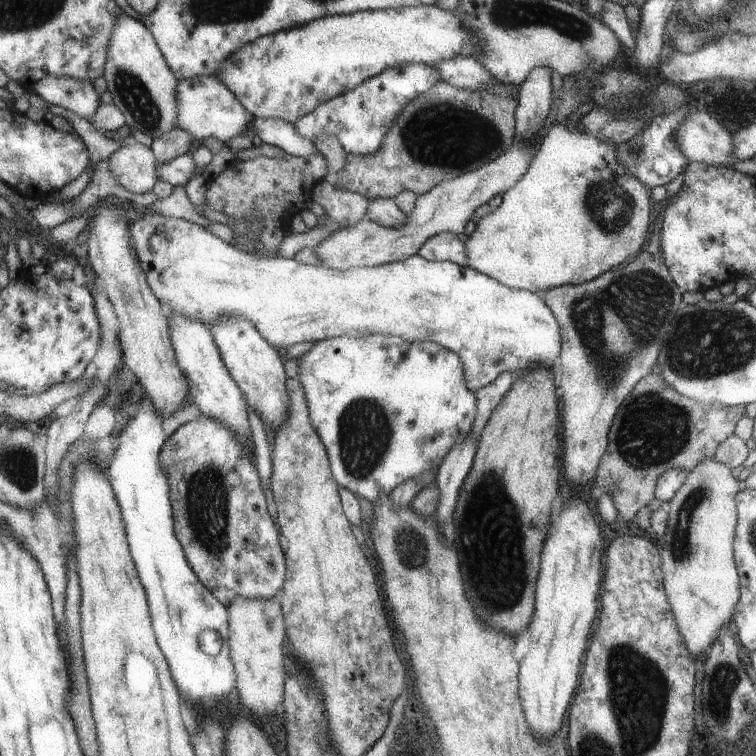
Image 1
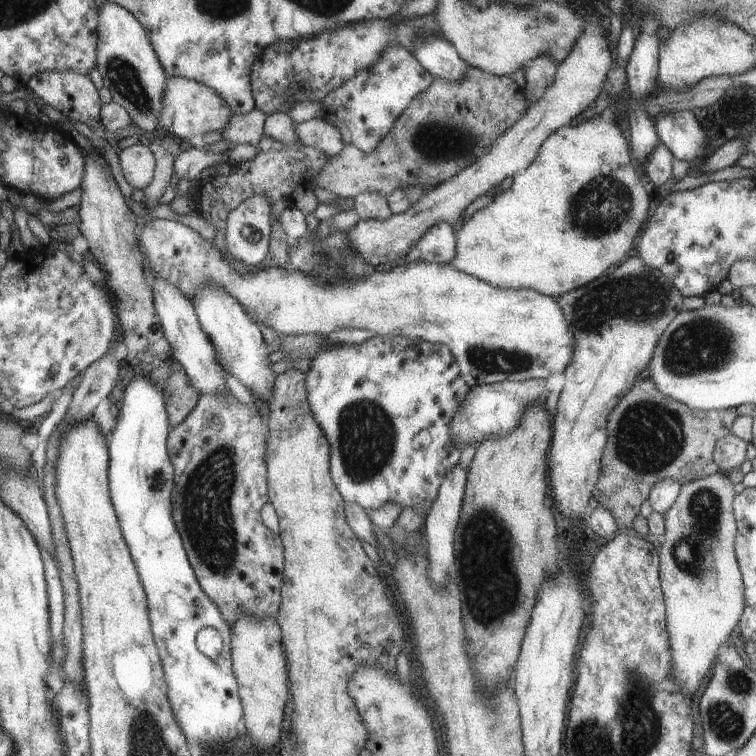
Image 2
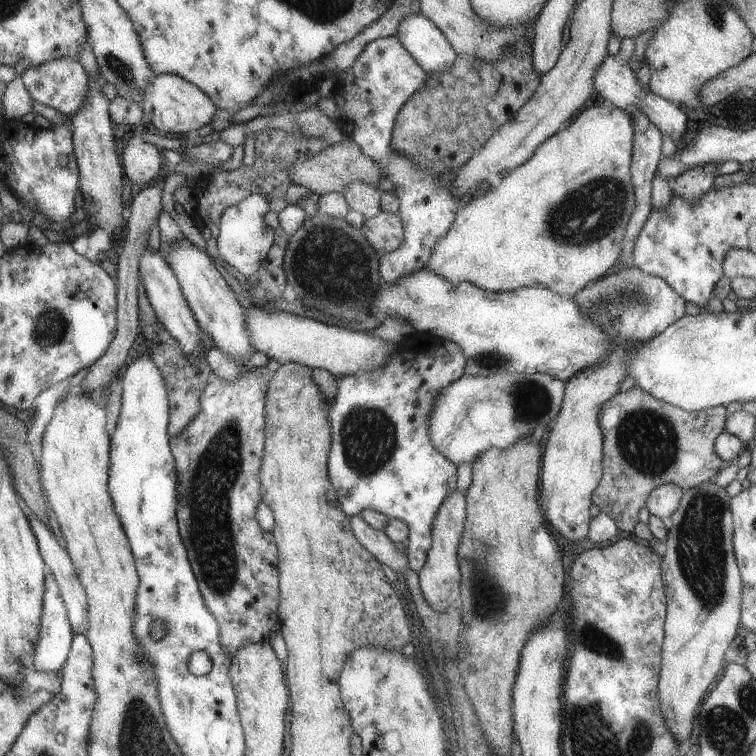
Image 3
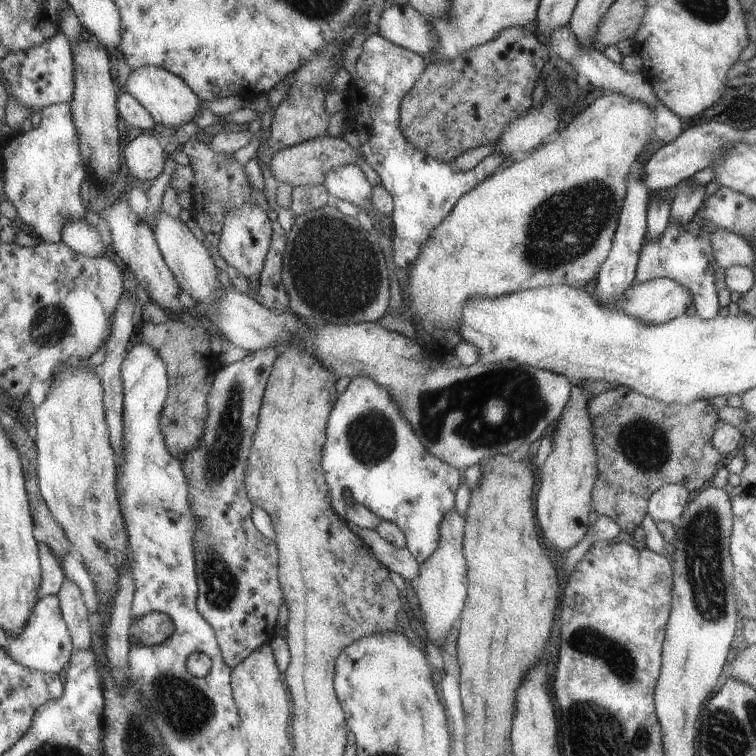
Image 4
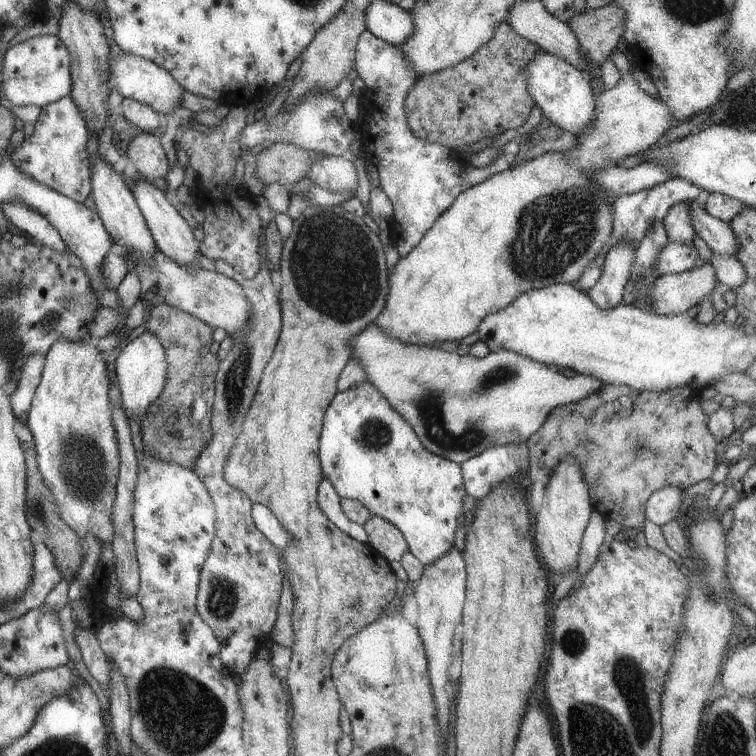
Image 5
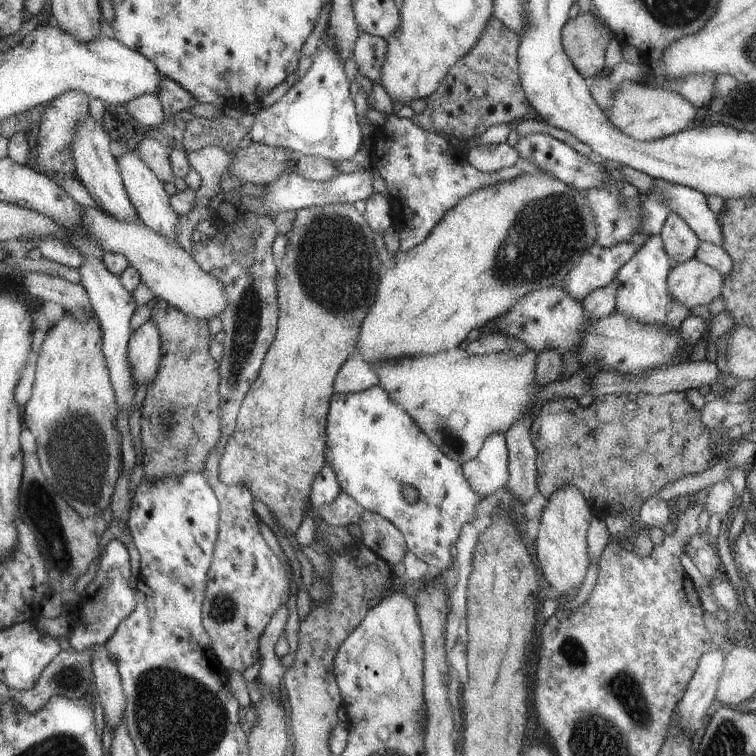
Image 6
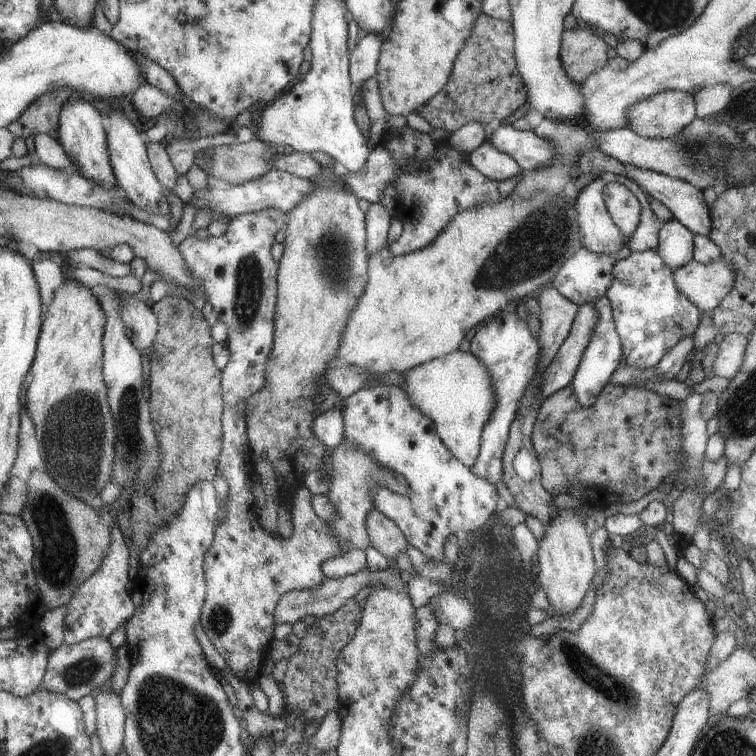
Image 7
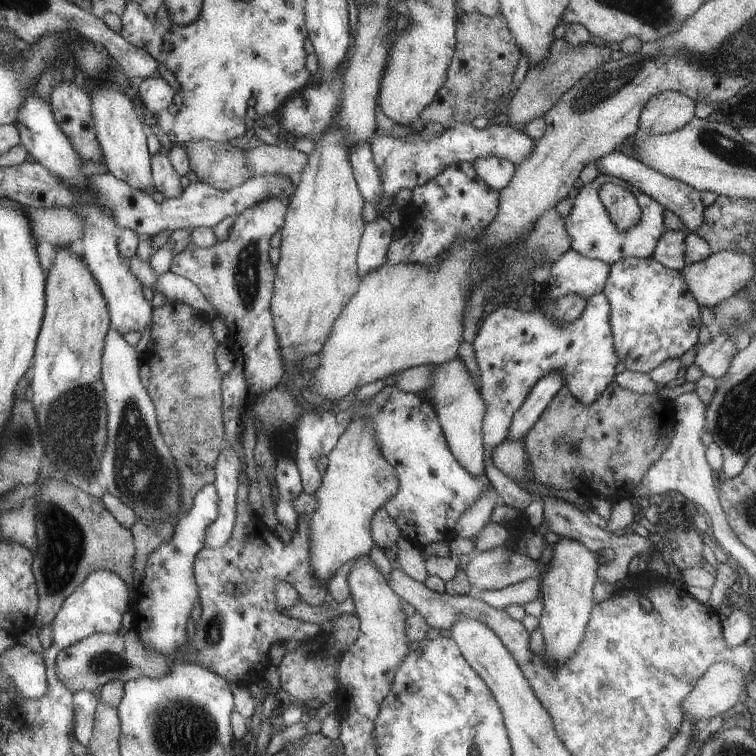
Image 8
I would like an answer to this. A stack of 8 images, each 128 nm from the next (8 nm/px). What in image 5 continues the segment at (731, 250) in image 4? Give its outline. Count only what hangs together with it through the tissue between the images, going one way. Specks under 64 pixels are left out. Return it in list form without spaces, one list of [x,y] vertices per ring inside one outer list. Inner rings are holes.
[[[693,199],[689,203],[695,234],[705,242],[710,252],[719,256],[735,256],[737,240],[726,222],[713,218]]]

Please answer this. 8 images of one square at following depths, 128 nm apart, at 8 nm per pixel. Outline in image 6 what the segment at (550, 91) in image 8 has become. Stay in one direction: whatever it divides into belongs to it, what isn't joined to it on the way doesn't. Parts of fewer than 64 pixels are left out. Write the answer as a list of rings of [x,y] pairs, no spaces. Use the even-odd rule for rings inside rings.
[[[581,12],[562,27],[562,48],[579,74],[589,80],[605,71],[603,54],[611,33],[593,12]]]

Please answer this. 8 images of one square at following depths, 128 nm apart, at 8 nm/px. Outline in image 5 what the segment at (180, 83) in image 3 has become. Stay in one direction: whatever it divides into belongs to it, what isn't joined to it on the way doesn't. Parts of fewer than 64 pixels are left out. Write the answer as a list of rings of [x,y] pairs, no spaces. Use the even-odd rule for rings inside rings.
[[[119,54],[109,62],[107,72],[107,86],[111,90],[117,90],[122,98],[131,98],[147,104],[155,109],[155,112],[167,114],[175,108],[179,108],[179,100],[183,100],[183,88],[178,84],[169,72],[150,60],[131,56],[131,54]]]

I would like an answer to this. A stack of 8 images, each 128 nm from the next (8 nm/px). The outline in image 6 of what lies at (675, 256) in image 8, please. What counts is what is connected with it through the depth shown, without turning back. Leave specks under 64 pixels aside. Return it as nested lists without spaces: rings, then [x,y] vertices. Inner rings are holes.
[[[675,212],[666,216],[658,234],[662,237],[667,256],[670,260],[675,260],[677,265],[693,258],[697,242],[700,241],[683,218]]]

